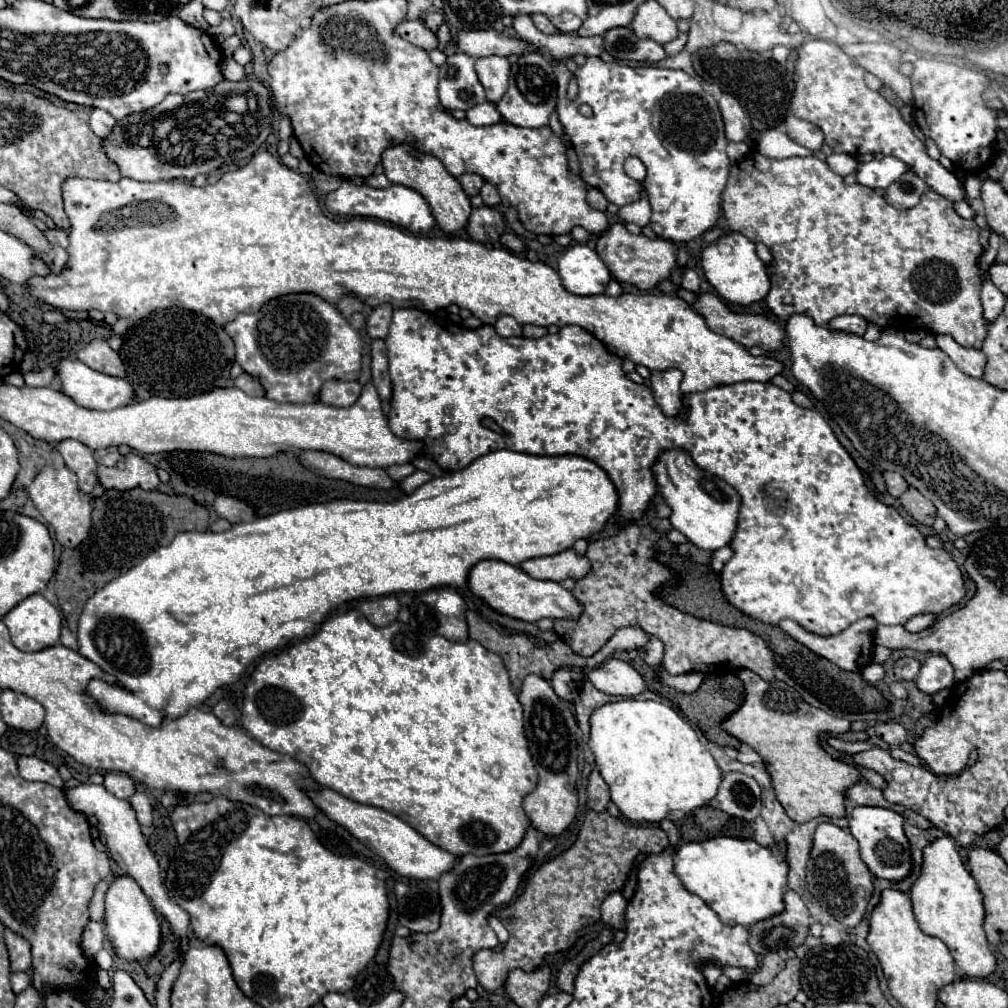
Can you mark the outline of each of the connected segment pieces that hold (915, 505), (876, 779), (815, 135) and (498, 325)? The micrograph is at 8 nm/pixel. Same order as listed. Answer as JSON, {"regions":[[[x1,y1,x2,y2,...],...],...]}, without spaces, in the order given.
{"regions":[[[909,487,899,499,901,499,901,505,907,509,907,513,911,513,917,519,917,523,933,525,937,517,935,505,929,499,925,499,915,487]],[[857,767,857,769,859,769,859,773,861,773,861,777,863,777,867,783,871,783,873,787,877,787,877,789,885,789,885,787,887,787,885,779,883,779,877,771,867,769,867,767]],[[787,115,785,127,787,127,787,135,791,139,795,139,799,145,807,147,807,149,819,151,823,147,823,143,825,143,823,131,817,125,805,121,805,119,799,119,795,115]],[[501,315,501,317,497,317,497,321,495,321,495,331,497,331,501,337,517,337,517,335,521,335,523,327,521,327,513,317]]]}

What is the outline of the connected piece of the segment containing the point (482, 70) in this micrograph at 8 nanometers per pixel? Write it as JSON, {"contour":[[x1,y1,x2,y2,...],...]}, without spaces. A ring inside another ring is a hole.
{"contour":[[481,57,475,63,477,75,481,85,485,87,487,93,487,101,497,103,505,91,507,91,507,83,509,83,509,61,505,57]]}

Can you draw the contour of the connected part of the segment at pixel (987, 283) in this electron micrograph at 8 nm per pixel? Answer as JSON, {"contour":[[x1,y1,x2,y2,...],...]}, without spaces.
{"contour":[[989,275,983,281,981,303,983,303,983,313,985,313,987,321,995,319,1003,311,1003,305,1005,305,1005,295,1003,293,995,293,995,285,993,285,993,281,991,281]]}

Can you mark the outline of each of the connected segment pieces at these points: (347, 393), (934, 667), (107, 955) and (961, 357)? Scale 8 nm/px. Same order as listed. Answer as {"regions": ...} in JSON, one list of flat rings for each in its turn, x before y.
{"regions":[[[331,379,323,383,323,387,319,389,317,401,333,407,351,407,359,395,361,395,361,385,357,381]],[[929,655,921,665,915,683,927,695,947,689,953,685,953,665,943,655]],[[106,948,101,949,94,960,96,965,104,970,110,970,114,964,113,953]],[[933,335,933,337,937,341,937,347,943,349,963,373,977,377,977,379,983,375,983,369,985,369,983,351,961,347,959,343,955,343,955,339,951,335]]]}

